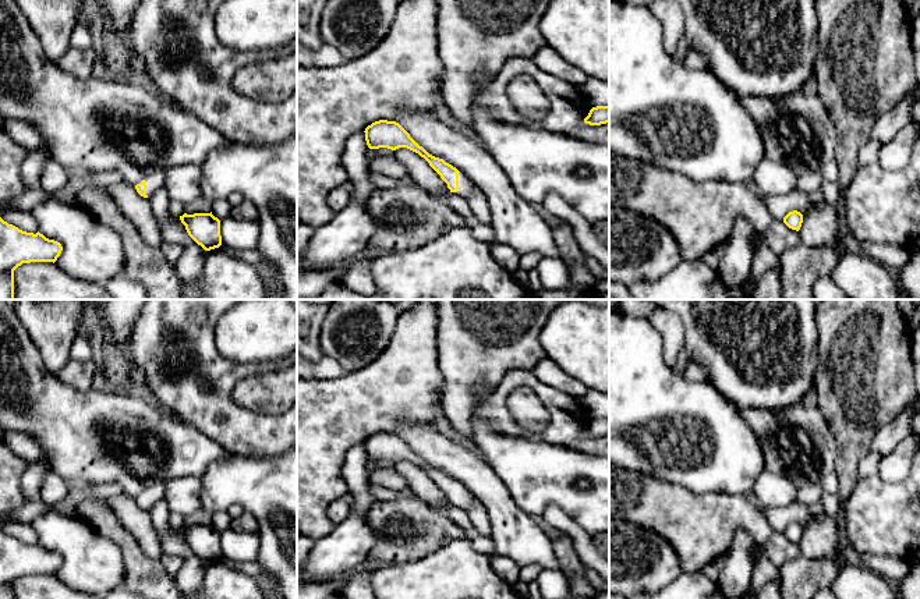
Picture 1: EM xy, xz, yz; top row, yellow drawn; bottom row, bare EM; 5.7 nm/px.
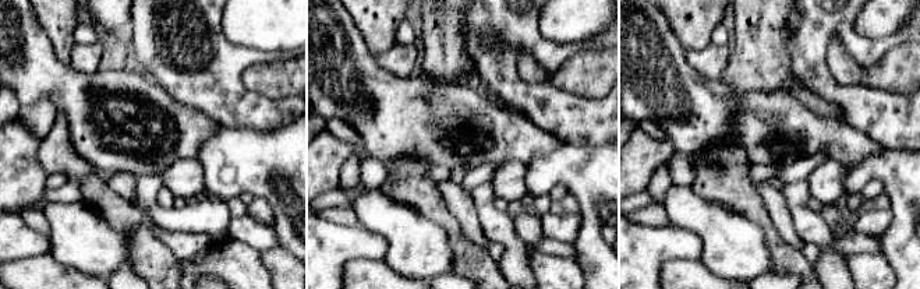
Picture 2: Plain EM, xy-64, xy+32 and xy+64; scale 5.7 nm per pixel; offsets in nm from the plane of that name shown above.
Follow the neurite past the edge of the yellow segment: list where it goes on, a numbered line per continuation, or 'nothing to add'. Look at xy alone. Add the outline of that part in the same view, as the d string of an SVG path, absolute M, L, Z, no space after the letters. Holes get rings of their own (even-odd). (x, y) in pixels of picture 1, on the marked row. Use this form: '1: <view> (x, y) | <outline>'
1: xy (155, 180) | M166 170L155 171L145 177L146 181L146 195L151 195L158 188L163 187L164 184Z

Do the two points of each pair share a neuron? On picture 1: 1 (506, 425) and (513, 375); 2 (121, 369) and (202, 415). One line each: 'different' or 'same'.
1: same
2: different

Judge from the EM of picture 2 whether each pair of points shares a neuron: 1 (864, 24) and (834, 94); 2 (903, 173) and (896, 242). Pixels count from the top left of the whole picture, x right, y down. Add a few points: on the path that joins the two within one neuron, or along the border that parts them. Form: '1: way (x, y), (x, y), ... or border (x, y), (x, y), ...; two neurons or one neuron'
1: border (855, 17), (855, 28), (866, 36), (894, 34); two neurons
2: way (903, 190), (903, 225); one neuron

